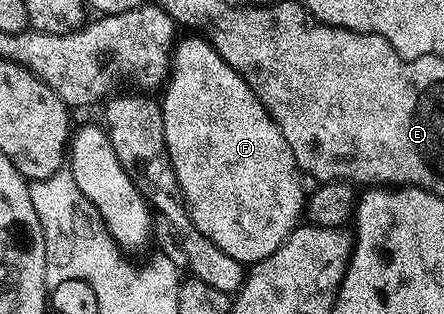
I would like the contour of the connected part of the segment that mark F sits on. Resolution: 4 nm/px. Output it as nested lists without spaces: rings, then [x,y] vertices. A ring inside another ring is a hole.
[[[197,34],[186,36],[189,36],[186,40],[181,41],[180,39],[176,43],[171,57],[169,79],[163,88],[165,97],[160,97],[159,100],[161,113],[163,114],[163,134],[175,170],[175,178],[181,187],[181,194],[186,208],[189,209],[189,217],[194,226],[204,236],[211,238],[211,242],[215,242],[215,246],[219,246],[219,250],[223,250],[223,254],[231,254],[231,258],[235,258],[239,263],[252,266],[263,258],[275,254],[275,250],[279,250],[281,243],[293,233],[294,228],[298,227],[303,216],[303,209],[307,204],[306,189],[301,189],[303,173],[295,162],[295,154],[291,154],[291,146],[287,146],[287,138],[283,138],[279,126],[271,118],[271,114],[265,109],[263,102],[259,102],[259,98],[253,93],[251,86],[247,86],[243,77],[213,49],[208,40]]]

